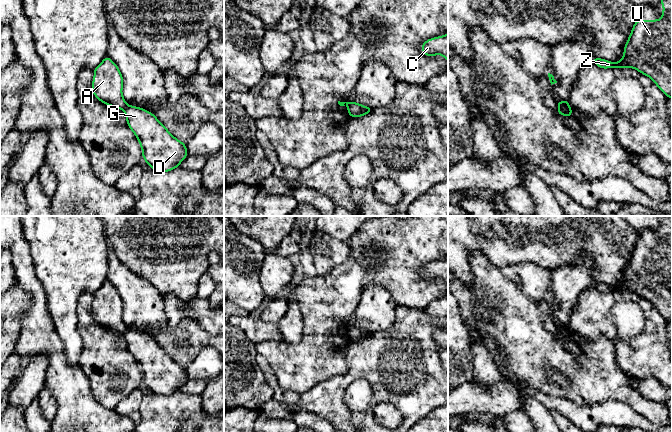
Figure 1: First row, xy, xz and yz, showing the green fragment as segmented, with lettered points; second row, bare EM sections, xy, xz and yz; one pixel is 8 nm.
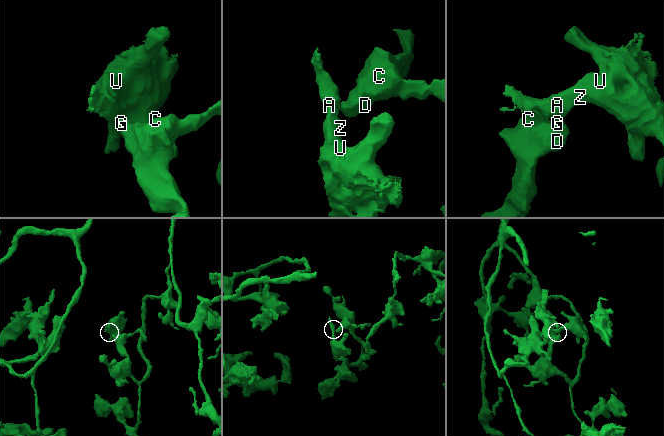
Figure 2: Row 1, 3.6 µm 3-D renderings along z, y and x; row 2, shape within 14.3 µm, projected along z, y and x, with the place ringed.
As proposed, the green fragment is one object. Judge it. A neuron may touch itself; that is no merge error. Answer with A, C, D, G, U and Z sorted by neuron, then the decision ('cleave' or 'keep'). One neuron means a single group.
A U Z / C D G | cleave

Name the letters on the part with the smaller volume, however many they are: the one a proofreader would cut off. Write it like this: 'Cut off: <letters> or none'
Cut off: A, U, Z

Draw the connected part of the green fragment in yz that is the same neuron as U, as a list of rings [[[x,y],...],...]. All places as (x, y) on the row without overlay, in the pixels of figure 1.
[[[666,216],[659,224],[663,229],[662,242],[657,244],[636,244],[624,270],[624,278],[619,286],[593,282],[592,286],[600,292],[634,292],[648,300],[657,311],[672,322],[672,217]]]

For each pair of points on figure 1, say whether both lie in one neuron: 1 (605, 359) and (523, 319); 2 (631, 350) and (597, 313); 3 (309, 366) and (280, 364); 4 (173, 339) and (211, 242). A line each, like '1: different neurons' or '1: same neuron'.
1: same neuron
2: same neuron
3: same neuron
4: different neurons

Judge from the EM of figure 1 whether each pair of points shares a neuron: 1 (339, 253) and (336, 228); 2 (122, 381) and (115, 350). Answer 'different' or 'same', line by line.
1: different
2: same

